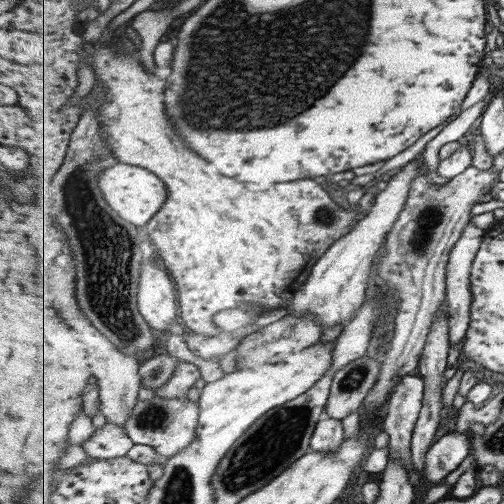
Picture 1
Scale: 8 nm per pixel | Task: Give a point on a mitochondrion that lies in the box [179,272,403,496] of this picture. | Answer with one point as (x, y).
(272, 444)

